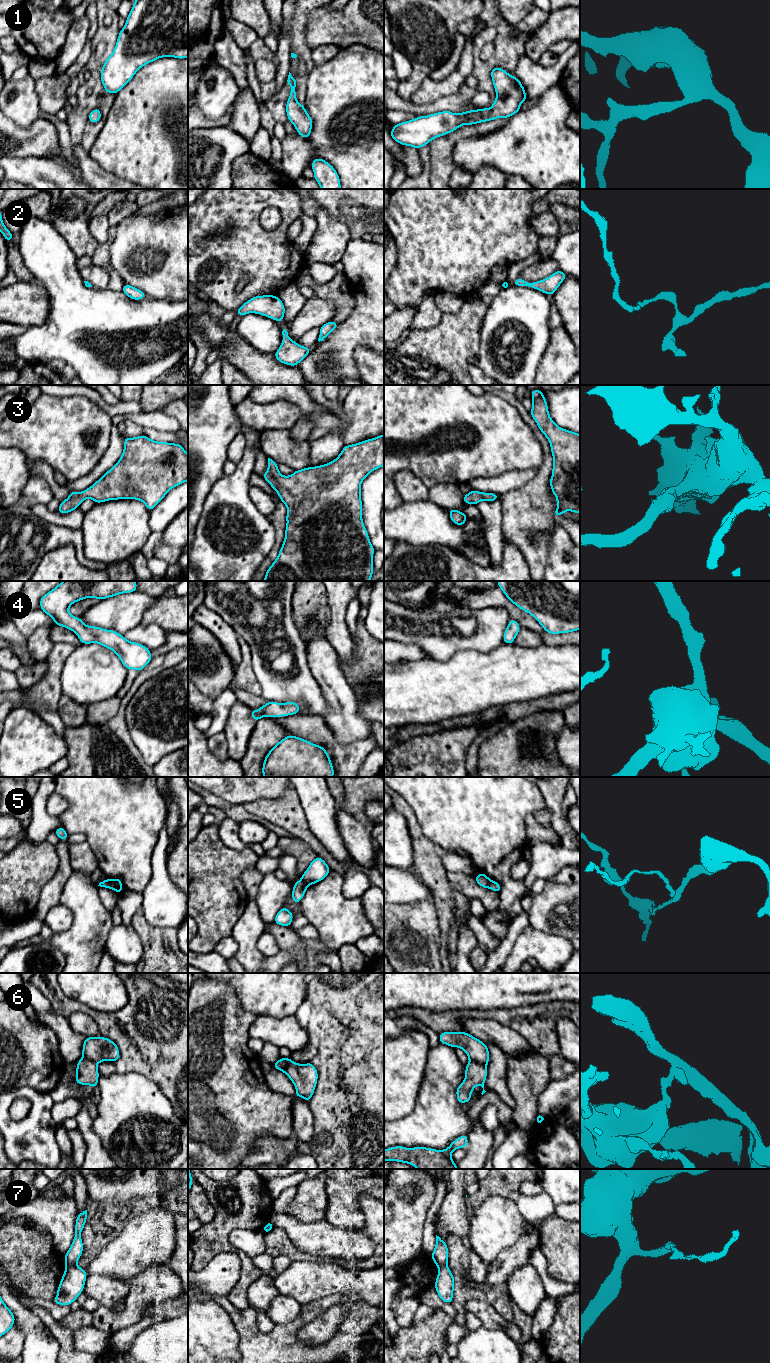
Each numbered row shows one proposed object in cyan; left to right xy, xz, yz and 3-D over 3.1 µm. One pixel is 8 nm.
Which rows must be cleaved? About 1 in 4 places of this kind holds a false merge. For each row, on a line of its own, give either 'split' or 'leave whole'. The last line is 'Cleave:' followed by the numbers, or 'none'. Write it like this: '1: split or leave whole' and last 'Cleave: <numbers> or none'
1: leave whole
2: leave whole
3: leave whole
4: leave whole
5: split
6: leave whole
7: split
Cleave: 5, 7

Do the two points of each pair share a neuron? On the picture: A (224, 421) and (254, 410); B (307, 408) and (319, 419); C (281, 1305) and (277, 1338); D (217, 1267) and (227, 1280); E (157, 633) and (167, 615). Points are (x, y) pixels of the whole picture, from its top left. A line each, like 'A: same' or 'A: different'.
A: different
B: different
C: different
D: same
E: different

